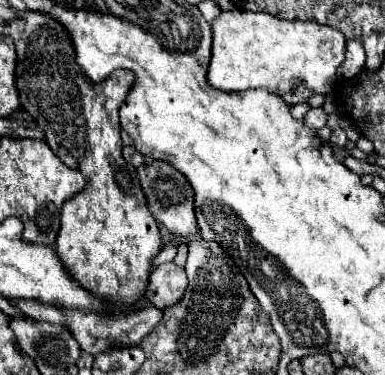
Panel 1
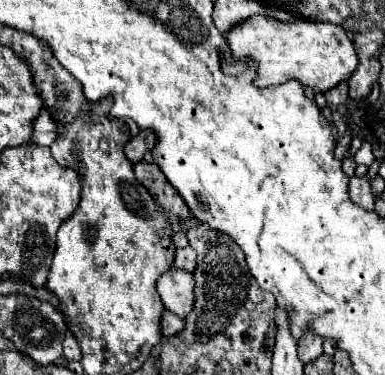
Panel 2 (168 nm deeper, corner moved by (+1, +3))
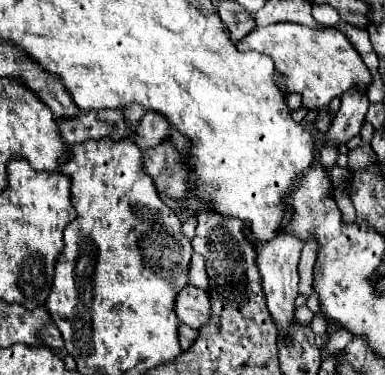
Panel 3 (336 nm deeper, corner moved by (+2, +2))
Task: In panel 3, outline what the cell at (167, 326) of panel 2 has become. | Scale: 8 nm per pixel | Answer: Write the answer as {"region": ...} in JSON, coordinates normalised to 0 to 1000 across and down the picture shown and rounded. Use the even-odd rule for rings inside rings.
{"region":[[[468,867],[468,920],[473,920],[478,936],[499,925],[499,915],[509,909],[509,899],[514,899],[514,883],[504,883],[504,877],[483,872],[483,867]]]}

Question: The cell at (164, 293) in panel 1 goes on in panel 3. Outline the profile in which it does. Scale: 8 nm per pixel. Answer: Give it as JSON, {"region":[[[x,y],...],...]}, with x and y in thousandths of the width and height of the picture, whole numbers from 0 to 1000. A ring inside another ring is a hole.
{"region":[[[483,760],[478,776],[468,776],[457,792],[457,840],[478,867],[499,877],[519,877],[525,867],[535,867],[551,840],[540,776]]]}

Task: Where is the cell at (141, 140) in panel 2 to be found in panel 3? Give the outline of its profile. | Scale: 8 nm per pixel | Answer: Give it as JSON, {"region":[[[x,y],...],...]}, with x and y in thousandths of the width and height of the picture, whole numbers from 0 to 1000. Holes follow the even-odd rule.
{"region":[[[379,296],[379,307],[369,312],[358,344],[353,344],[353,360],[348,360],[348,381],[374,403],[374,397],[390,397],[400,387],[410,387],[416,376],[426,376],[436,360],[442,360],[442,323],[416,301],[400,301],[400,296]]]}

